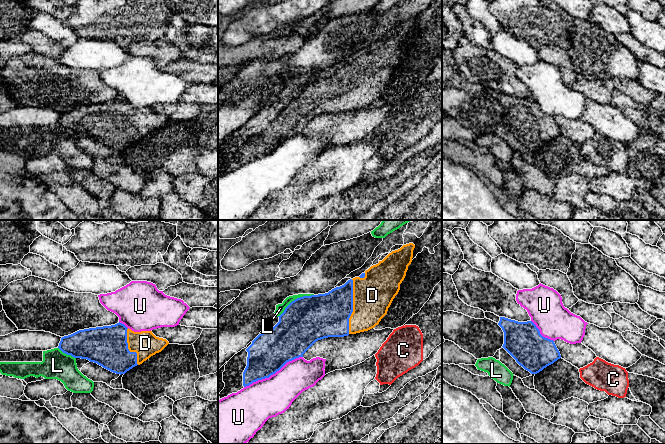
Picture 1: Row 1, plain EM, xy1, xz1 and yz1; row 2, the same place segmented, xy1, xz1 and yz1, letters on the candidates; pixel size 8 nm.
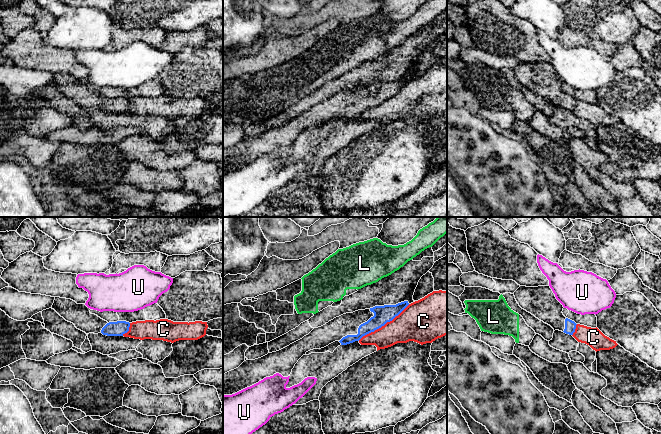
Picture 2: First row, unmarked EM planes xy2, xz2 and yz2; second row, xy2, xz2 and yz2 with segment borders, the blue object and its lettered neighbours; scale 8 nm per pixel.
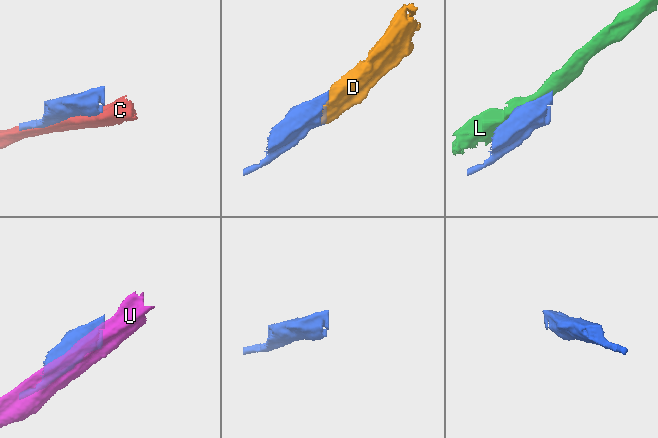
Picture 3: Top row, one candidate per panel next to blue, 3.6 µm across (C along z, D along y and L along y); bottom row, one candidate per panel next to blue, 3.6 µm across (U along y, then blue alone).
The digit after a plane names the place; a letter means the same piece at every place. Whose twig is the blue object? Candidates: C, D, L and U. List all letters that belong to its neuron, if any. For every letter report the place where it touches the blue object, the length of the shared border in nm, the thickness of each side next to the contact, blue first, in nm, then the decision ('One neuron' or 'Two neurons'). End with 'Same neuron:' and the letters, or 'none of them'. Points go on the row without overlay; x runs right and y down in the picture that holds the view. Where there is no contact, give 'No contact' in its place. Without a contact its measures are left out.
C: Touches blue at xz2 (383, 101). Shared border 500 nm. Thickness 140 nm (blue) against 280 nm. Two neurons
D: Touches blue at xz1 (352, 82). Shared border 440 nm. Thickness 360 nm (blue) against 320 nm. One neuron
L: Touches blue at xz1 (295, 75). Shared border 340 nm. Thickness 380 nm (blue) against 70 nm. Two neurons
U: Touches blue at xz1 (273, 149). Shared border 550 nm. Thickness 320 nm (blue) against 320 nm. Two neurons
Same neuron: D

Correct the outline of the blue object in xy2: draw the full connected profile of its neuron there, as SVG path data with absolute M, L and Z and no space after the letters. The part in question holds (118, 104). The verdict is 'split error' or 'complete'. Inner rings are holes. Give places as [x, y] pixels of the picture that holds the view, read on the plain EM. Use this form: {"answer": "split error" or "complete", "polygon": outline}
{"answer": "split error", "polygon": "M55 73L51 84L86 110L102 109L107 112L123 112L129 107L129 98L117 97L108 99L97 91L91 90L90 87L92 85L85 80L77 80L71 75Z"}

